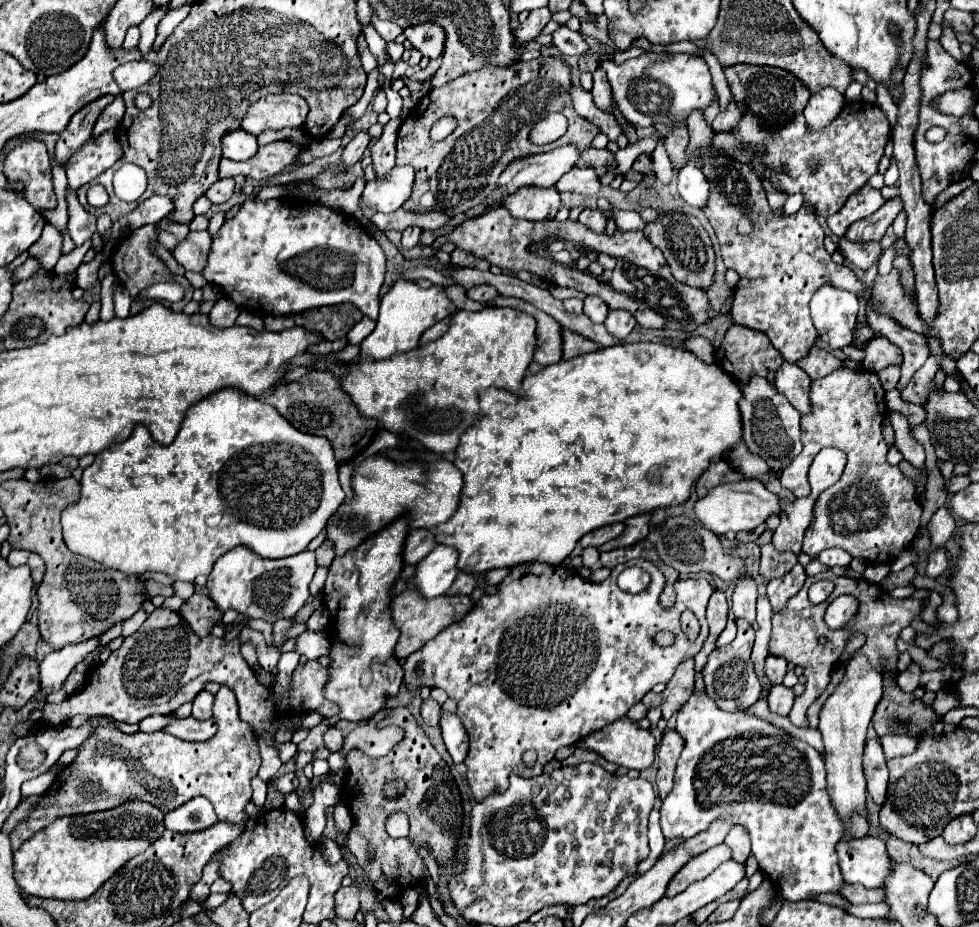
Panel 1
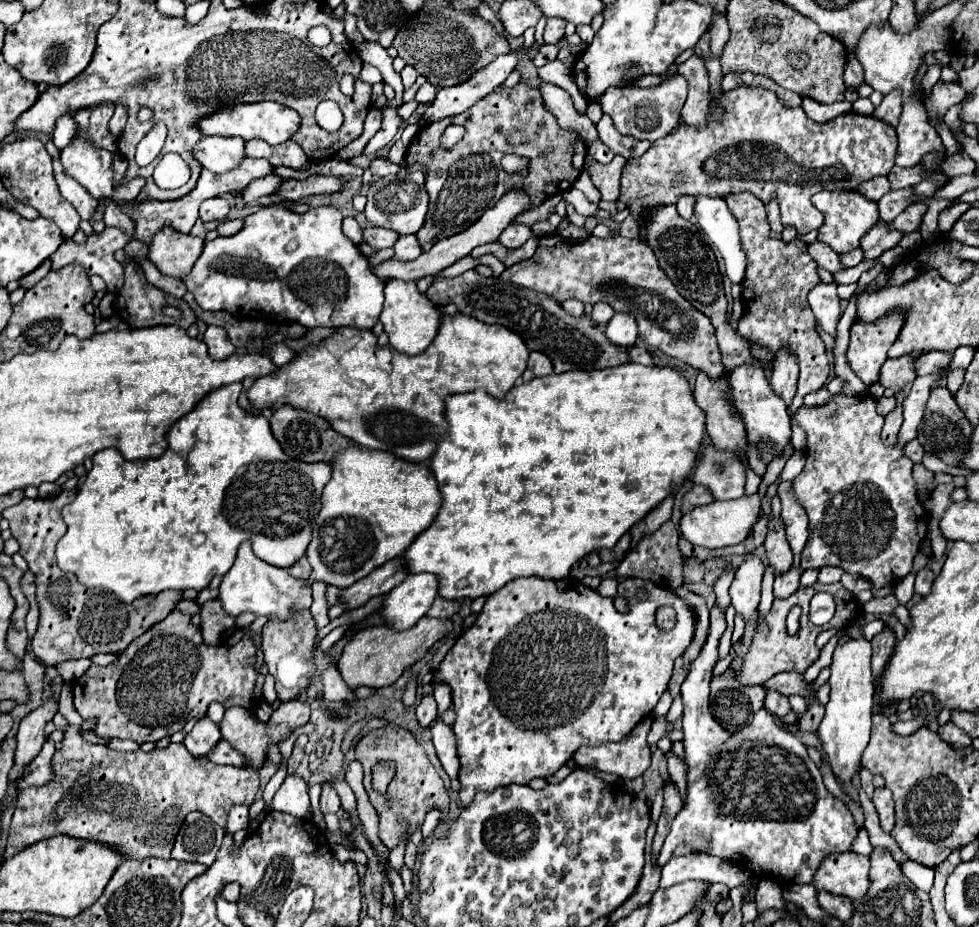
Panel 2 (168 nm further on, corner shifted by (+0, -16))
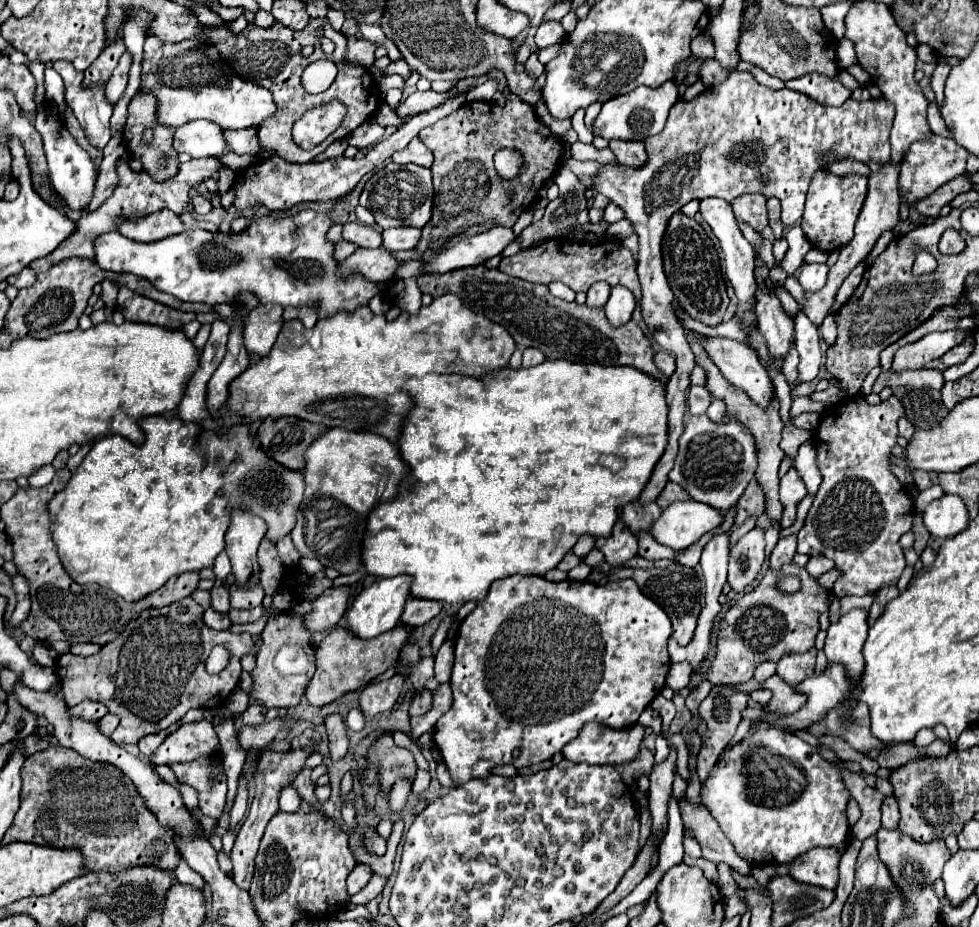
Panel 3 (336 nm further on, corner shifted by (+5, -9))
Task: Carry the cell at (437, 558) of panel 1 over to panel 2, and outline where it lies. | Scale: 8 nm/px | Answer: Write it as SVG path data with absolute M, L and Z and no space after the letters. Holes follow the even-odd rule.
M411 574L397 588L393 588L383 602L383 616L395 630L411 628L423 618L431 602L439 596L437 576L431 574Z

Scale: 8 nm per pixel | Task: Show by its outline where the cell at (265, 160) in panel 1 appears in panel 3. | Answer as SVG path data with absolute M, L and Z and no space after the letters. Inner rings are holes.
M206 157L206 159L192 159L188 163L182 163L178 173L172 179L166 181L154 181L146 171L132 171L130 165L126 163L118 163L118 175L120 175L120 185L116 187L116 191L92 213L82 213L80 221L78 221L78 231L68 237L62 245L58 245L54 249L54 253L40 257L38 261L32 261L28 267L34 269L34 273L44 273L48 271L52 265L56 265L62 259L68 257L86 257L86 259L94 259L94 237L98 237L100 233L106 231L116 231L116 223L114 219L118 217L144 217L154 213L156 209L170 209L176 215L180 215L188 201L190 201L190 189L196 187L198 183L202 183L206 177L212 177L212 173L218 173L220 161L216 157Z

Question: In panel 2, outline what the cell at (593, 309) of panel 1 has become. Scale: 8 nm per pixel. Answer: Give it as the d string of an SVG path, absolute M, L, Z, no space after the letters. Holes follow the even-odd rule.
M599 302L599 304L595 304L595 306L593 306L591 320L593 320L593 324L607 324L607 322L611 320L611 316L613 316L613 314L615 314L615 312L613 312L613 308L611 308L609 304Z

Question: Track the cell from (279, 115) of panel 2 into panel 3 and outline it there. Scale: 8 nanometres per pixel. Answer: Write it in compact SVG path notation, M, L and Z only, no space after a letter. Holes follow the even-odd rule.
M146 37L138 93L152 93L158 99L156 121L168 127L178 127L192 119L208 119L222 129L248 129L258 127L276 111L268 89L238 77L238 73L226 65L220 51L200 37L190 37L178 43Z

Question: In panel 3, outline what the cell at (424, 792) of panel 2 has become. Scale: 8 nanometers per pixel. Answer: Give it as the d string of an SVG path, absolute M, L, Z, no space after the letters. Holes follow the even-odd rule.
M384 733L378 737L376 745L370 749L368 755L368 783L378 781L382 791L388 791L396 779L402 777L416 777L416 763L414 755L408 749L402 749L394 743L392 733Z

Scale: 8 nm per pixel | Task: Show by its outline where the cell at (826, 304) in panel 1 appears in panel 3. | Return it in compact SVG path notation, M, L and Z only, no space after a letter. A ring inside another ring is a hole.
M806 263L800 271L800 285L804 291L818 291L826 285L828 265L826 263Z

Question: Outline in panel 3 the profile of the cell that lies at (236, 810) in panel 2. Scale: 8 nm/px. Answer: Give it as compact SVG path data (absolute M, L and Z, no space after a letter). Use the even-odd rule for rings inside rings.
M206 755L188 763L168 765L178 783L186 783L198 791L200 811L208 817L218 819L226 805L226 775L222 763L214 755Z

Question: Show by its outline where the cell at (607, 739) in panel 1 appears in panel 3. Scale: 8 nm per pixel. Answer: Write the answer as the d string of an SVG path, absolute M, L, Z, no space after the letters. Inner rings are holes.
M590 721L582 727L582 733L562 749L562 755L574 763L620 765L638 755L642 737L644 727L638 723L626 729L610 729Z

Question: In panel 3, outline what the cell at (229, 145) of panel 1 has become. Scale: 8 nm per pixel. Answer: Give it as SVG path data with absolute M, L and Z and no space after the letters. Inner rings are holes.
M188 121L174 131L174 149L192 157L218 157L224 151L226 139L222 127L210 121Z

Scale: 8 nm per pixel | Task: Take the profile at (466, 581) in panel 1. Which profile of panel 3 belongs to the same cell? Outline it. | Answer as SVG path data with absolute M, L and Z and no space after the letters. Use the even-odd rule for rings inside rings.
M410 597L410 601L406 601L406 609L400 617L400 625L422 627L430 619L434 619L440 613L440 609L442 609L440 601L424 601L424 599Z

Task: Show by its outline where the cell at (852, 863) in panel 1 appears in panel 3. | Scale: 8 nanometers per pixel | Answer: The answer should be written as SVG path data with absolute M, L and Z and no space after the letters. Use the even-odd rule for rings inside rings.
M814 847L790 863L788 875L798 883L810 883L824 889L838 885L840 855L832 847Z

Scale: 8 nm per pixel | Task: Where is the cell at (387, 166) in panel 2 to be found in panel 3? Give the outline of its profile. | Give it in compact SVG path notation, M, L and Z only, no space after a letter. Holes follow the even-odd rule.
M416 137L406 149L394 153L392 155L392 161L400 165L418 163L418 165L430 167L430 165L432 165L432 151Z

